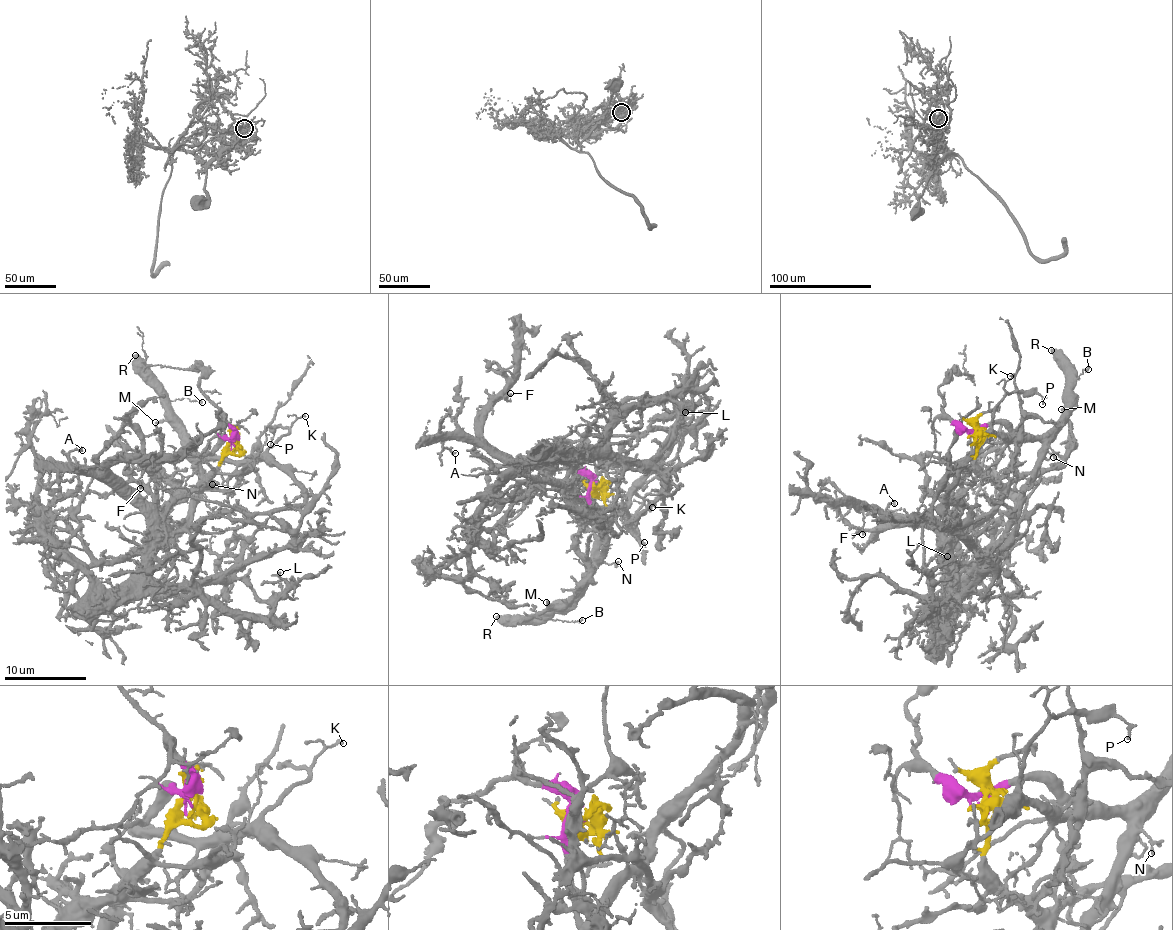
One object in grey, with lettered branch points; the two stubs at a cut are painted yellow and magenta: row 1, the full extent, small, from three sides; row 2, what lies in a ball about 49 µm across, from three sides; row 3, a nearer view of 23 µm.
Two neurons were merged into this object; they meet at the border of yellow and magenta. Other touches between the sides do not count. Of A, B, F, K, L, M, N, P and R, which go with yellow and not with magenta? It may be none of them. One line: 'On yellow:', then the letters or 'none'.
On yellow: A, F, L

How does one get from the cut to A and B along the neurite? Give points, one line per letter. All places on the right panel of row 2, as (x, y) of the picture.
A: (971, 436), (978, 466), (995, 477), (997, 504), (943, 542), (916, 523), (885, 527), (886, 508), (895, 503)
B: (971, 436), (974, 430), (994, 423), (1043, 437), (1060, 420), (1067, 387), (1078, 379), (1084, 369), (1089, 368)

